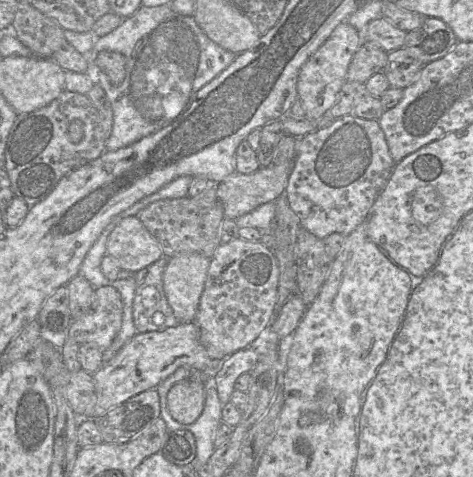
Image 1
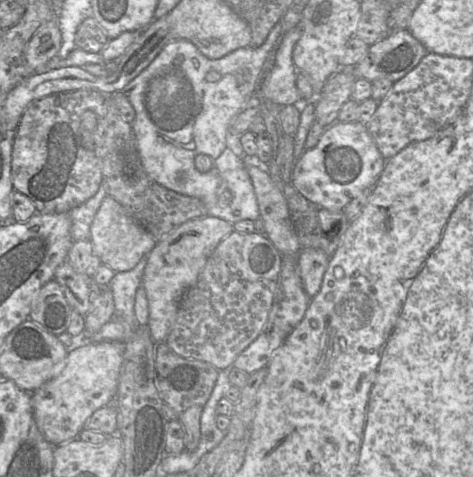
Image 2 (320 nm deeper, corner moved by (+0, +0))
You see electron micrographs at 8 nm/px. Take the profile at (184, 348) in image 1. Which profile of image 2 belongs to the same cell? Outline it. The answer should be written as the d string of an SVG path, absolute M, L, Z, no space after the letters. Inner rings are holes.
M103 341L83 345L68 353L57 375L31 394L38 430L53 446L65 444L78 435L88 418L99 408L115 402L123 364L124 344Z

